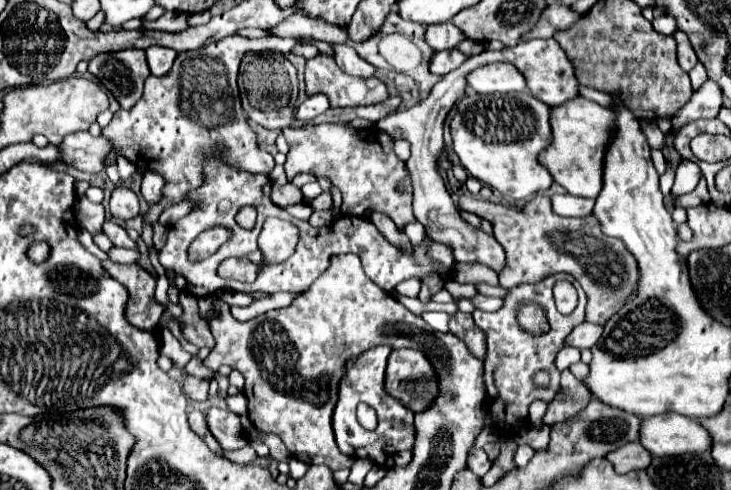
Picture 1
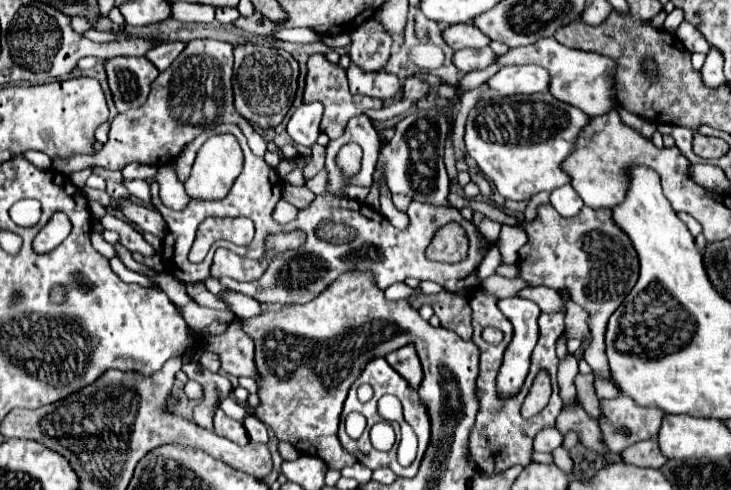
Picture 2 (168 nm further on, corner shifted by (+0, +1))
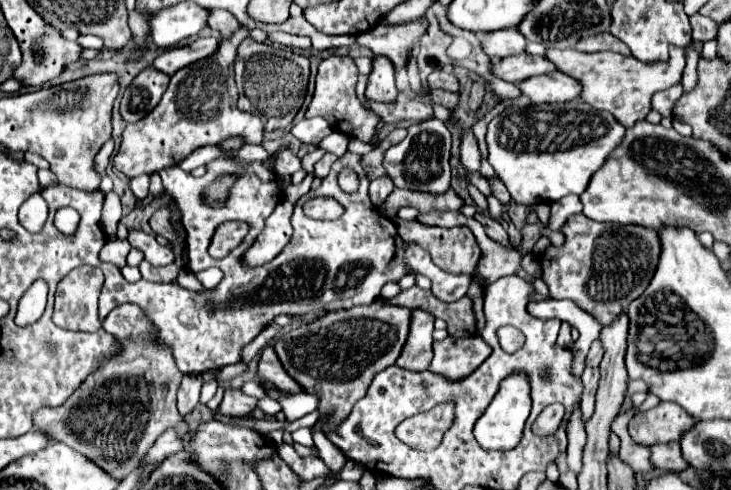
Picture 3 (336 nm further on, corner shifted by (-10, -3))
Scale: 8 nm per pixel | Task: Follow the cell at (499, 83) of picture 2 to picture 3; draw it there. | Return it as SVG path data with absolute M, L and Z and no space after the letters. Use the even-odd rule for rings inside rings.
M561 71L523 79L517 87L521 89L521 95L531 99L531 103L563 103L579 97L579 83Z

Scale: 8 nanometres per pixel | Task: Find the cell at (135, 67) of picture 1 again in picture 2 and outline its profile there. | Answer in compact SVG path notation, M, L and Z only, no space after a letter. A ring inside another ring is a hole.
M113 57L107 61L105 69L119 113L141 107L149 95L151 83L159 75L157 67L145 57Z

